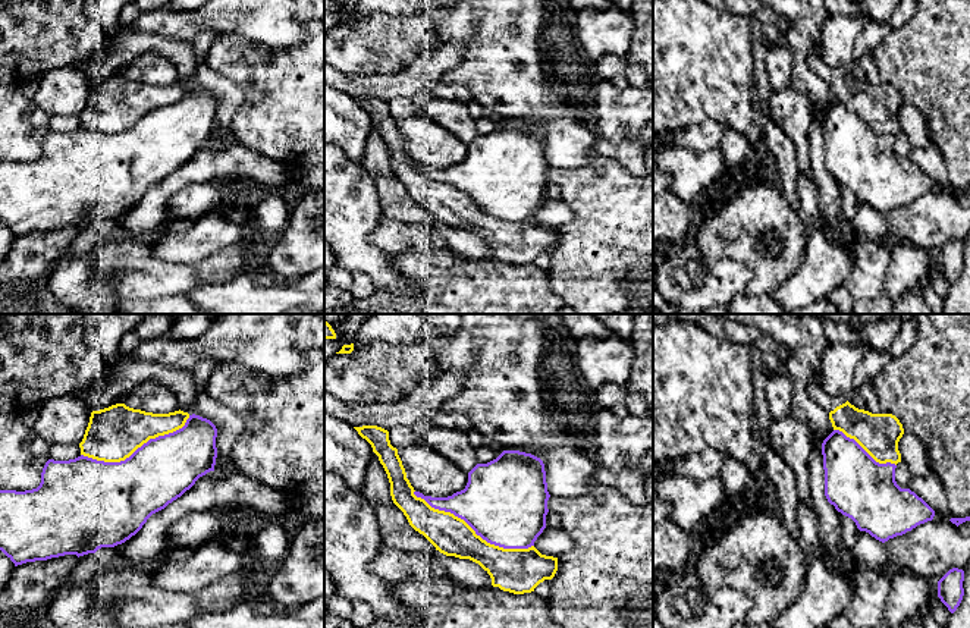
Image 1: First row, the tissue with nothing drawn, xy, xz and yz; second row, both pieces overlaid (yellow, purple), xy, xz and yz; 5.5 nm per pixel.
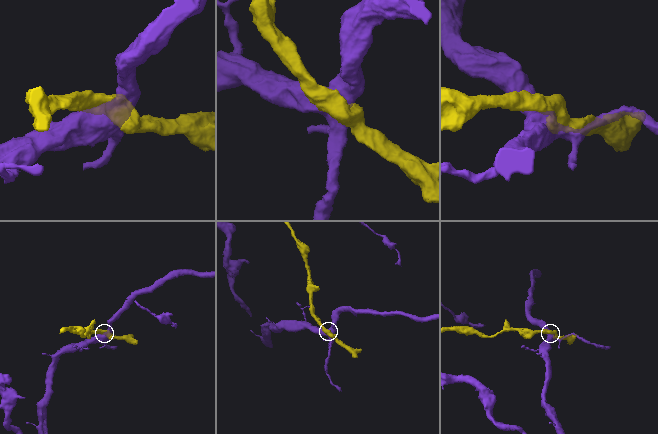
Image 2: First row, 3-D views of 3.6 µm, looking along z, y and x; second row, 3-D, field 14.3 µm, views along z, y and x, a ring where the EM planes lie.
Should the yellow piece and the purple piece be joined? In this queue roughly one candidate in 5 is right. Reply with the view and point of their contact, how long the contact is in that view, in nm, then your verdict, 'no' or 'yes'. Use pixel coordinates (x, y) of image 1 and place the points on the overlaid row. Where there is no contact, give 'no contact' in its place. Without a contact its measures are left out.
xz (473, 530) | 750 nm | no

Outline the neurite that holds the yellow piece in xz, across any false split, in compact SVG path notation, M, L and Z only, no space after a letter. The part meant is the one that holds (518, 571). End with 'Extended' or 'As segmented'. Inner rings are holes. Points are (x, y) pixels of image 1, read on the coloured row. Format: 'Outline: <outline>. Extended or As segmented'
Outline: M377 426L354 427L379 456L389 483L393 503L409 525L423 534L440 553L478 563L492 578L492 585L514 594L531 593L558 571L558 558L528 549L503 549L487 543L461 518L431 508L414 494L398 449L390 445L389 431Z. As segmented

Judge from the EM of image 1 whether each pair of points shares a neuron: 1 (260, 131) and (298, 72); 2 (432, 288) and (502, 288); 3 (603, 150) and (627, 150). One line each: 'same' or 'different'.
1: same
2: same
3: same

